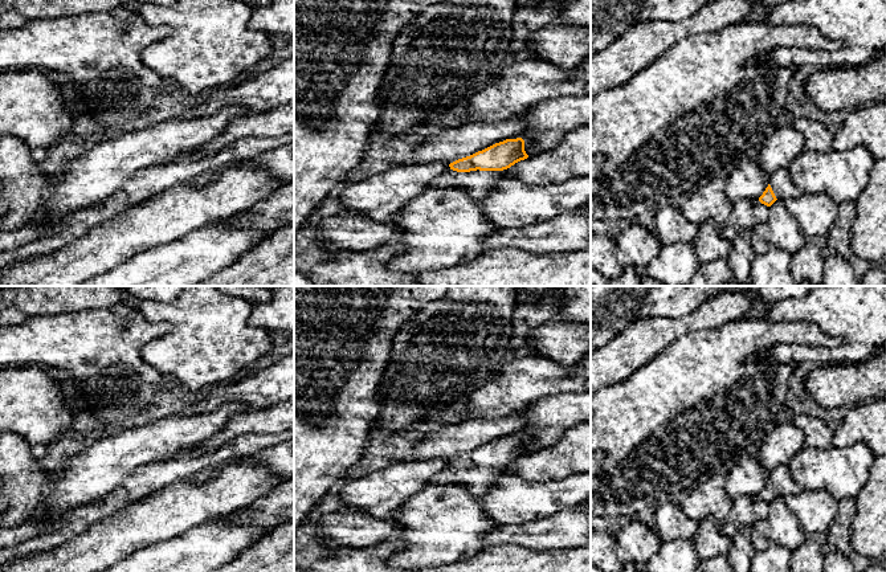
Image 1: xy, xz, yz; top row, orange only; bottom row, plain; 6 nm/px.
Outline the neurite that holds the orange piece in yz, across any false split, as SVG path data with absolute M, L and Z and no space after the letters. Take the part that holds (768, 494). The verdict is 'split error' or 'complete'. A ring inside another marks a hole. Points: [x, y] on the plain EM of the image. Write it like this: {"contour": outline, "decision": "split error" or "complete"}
{"contour": "M788 463L780 465L768 474L768 483L759 494L759 498L767 503L771 503L776 497L787 498L789 495L799 494L803 489L792 478Z", "decision": "split error"}

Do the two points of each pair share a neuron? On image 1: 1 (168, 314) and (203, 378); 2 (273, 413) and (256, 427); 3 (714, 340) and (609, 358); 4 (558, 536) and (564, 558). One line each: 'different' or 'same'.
1: same
2: same
3: different
4: different

